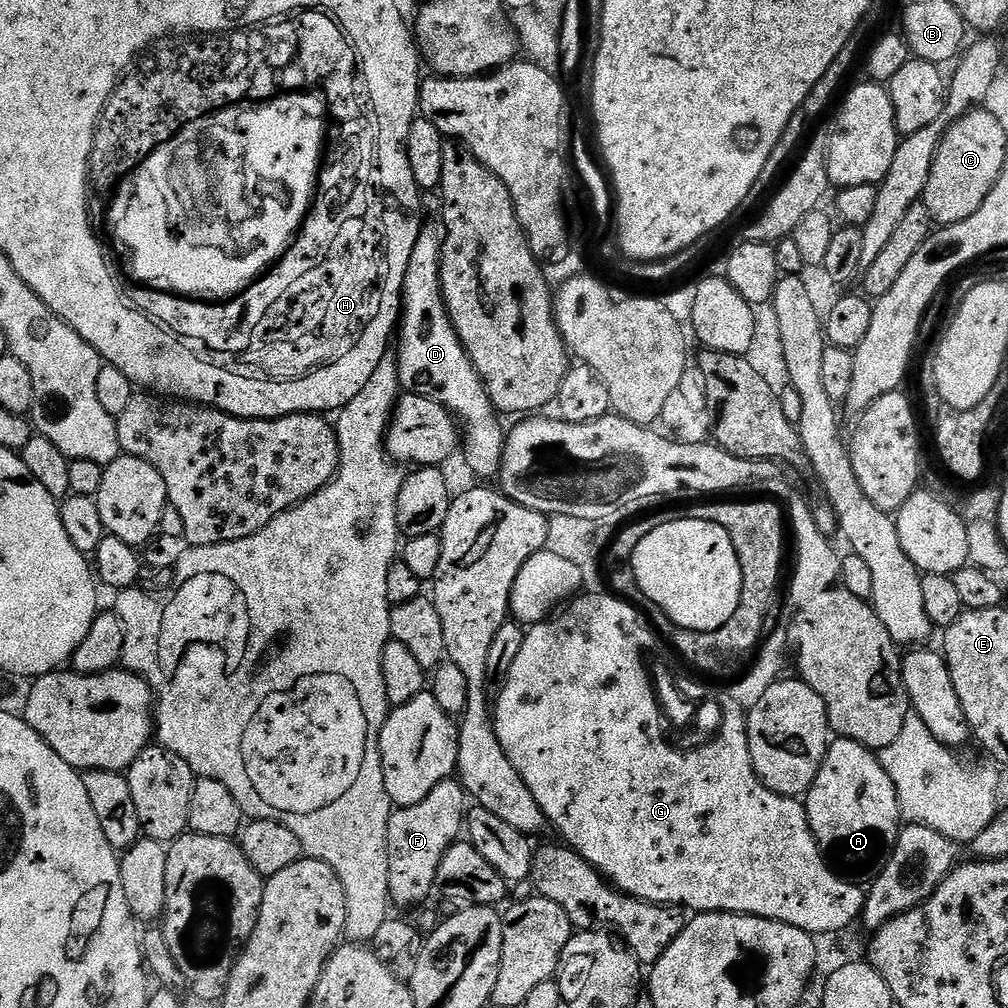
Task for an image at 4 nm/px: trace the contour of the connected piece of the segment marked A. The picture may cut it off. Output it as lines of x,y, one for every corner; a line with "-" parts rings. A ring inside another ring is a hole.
833,739
818,770
818,778
814,778
803,805
808,812
812,837
832,871
857,886
872,884
891,858
902,827
898,794
894,790
894,782
890,782
890,774
886,774
883,759
873,749
858,742

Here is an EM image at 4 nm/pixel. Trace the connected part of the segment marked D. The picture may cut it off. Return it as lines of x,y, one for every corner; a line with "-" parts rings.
443,219
421,223
420,237
414,242
414,254
410,254
410,266
406,270
398,321
400,387
404,392
416,392
438,402
456,417
463,432
462,456
464,452
469,470
480,479
477,481
492,482
500,475
506,432
500,429
501,417
493,408
482,378
462,346
444,305
440,259
445,242

